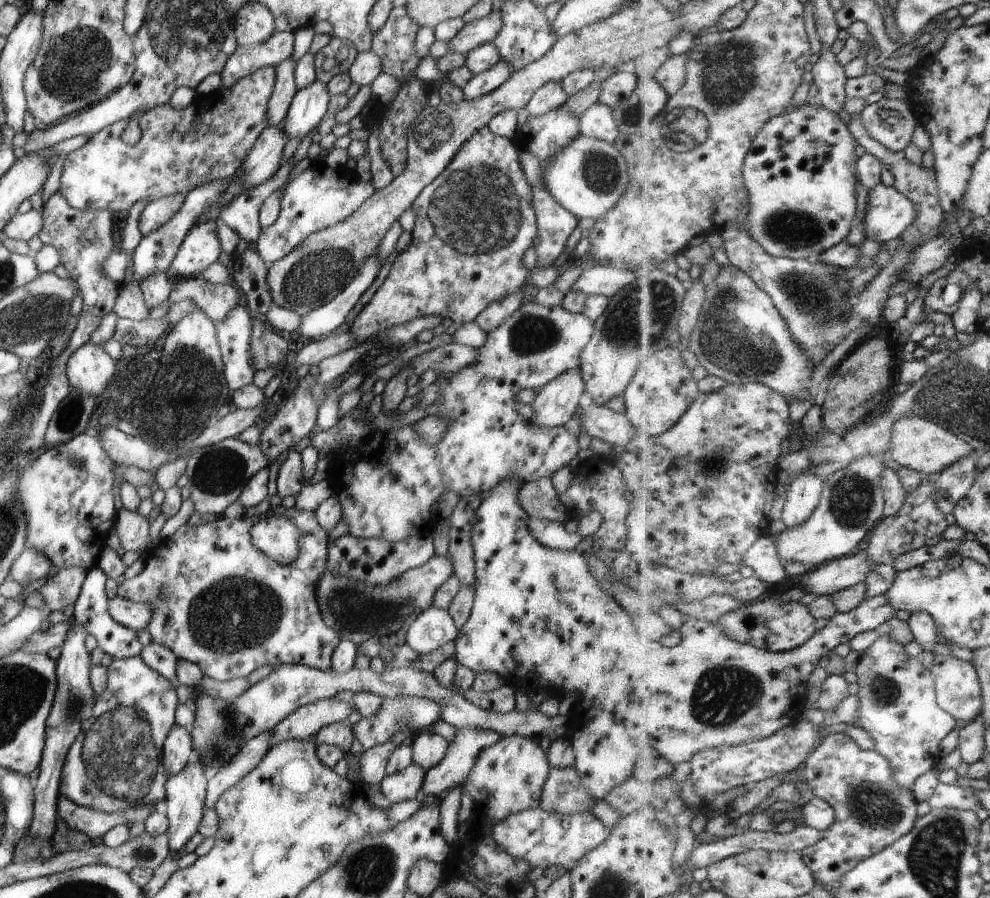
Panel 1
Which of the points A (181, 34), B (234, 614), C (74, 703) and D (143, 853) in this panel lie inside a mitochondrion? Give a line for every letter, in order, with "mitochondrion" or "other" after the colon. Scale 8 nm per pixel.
A: mitochondrion
B: mitochondrion
C: mitochondrion
D: mitochondrion

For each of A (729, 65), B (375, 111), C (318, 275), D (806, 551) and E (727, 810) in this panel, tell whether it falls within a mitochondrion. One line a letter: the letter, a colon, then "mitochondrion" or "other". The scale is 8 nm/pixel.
A: mitochondrion
B: other
C: mitochondrion
D: other
E: other

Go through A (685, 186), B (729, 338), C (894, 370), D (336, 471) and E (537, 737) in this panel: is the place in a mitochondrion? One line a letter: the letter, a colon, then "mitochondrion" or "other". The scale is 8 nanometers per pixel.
A: other
B: mitochondrion
C: other
D: other
E: other

